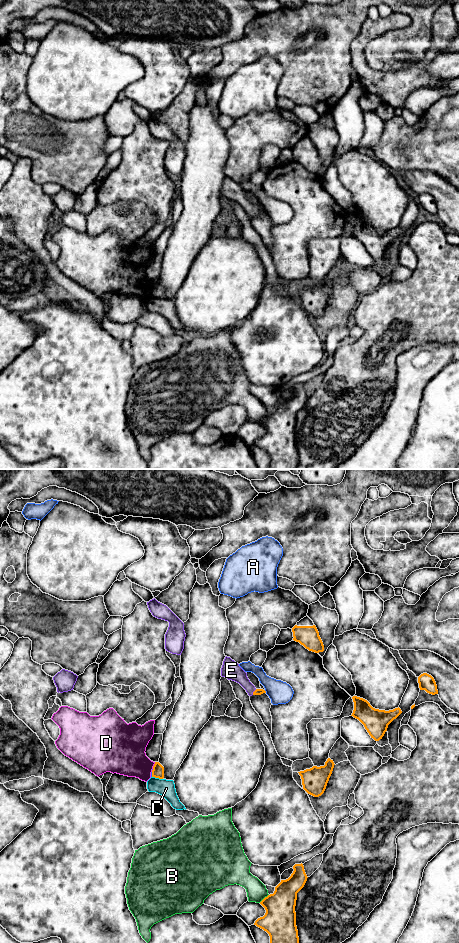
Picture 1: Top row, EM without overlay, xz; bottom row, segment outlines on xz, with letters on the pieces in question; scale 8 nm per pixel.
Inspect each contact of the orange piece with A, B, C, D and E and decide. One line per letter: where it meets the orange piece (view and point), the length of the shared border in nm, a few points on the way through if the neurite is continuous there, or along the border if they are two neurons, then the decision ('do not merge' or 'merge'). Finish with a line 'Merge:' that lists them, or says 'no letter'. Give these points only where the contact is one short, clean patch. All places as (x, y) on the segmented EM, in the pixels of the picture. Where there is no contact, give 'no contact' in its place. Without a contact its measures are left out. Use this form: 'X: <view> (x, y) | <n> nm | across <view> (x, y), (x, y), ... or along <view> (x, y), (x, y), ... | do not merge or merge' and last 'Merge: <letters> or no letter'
A: xz (265, 691) | 30 nm | do not merge
B: xz (264, 898) | 100 nm | do not merge
C: xz (157, 777) | 90 nm | do not merge
D: xz (154, 765) | 60 nm | do not merge
E: xz (253, 692) | 60 nm | across xz (258, 691), (253, 692), (231, 670) | merge
Merge: E

